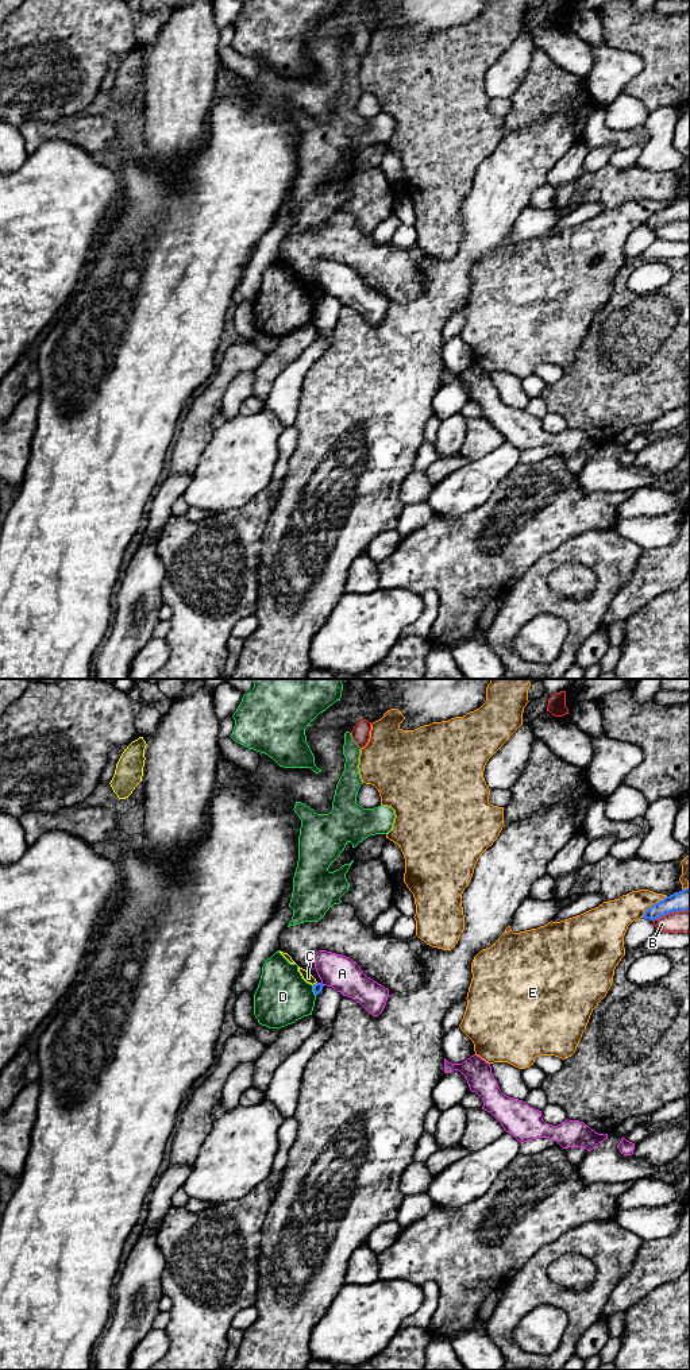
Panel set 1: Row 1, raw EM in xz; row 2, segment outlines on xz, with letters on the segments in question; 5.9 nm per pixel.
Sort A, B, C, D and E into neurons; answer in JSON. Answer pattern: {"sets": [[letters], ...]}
{"sets": [["A"], ["B"], ["C"], ["D"], ["E"]]}

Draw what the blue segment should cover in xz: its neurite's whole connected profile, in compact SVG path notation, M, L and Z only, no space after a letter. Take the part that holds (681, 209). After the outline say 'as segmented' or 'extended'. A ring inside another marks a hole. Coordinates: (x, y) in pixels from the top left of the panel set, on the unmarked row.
M690 197L666 205L663 209L652 213L643 227L655 229L675 220L690 220Z | as segmented

